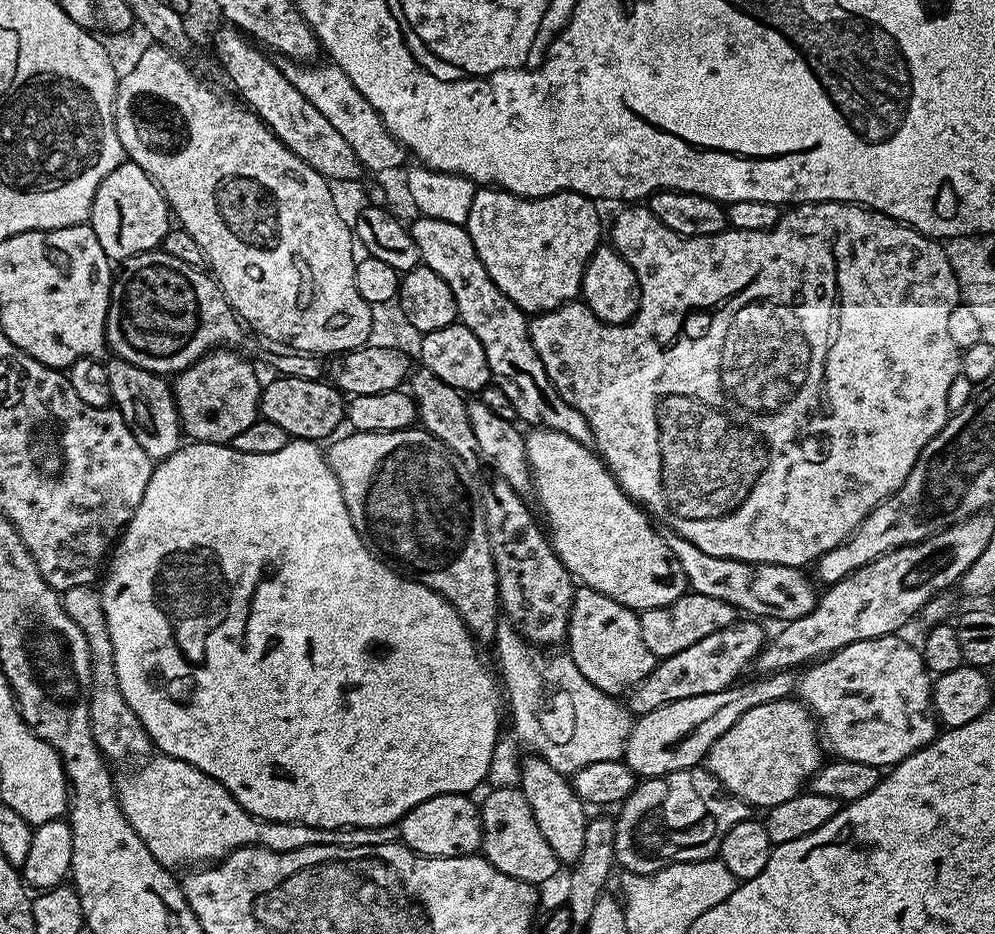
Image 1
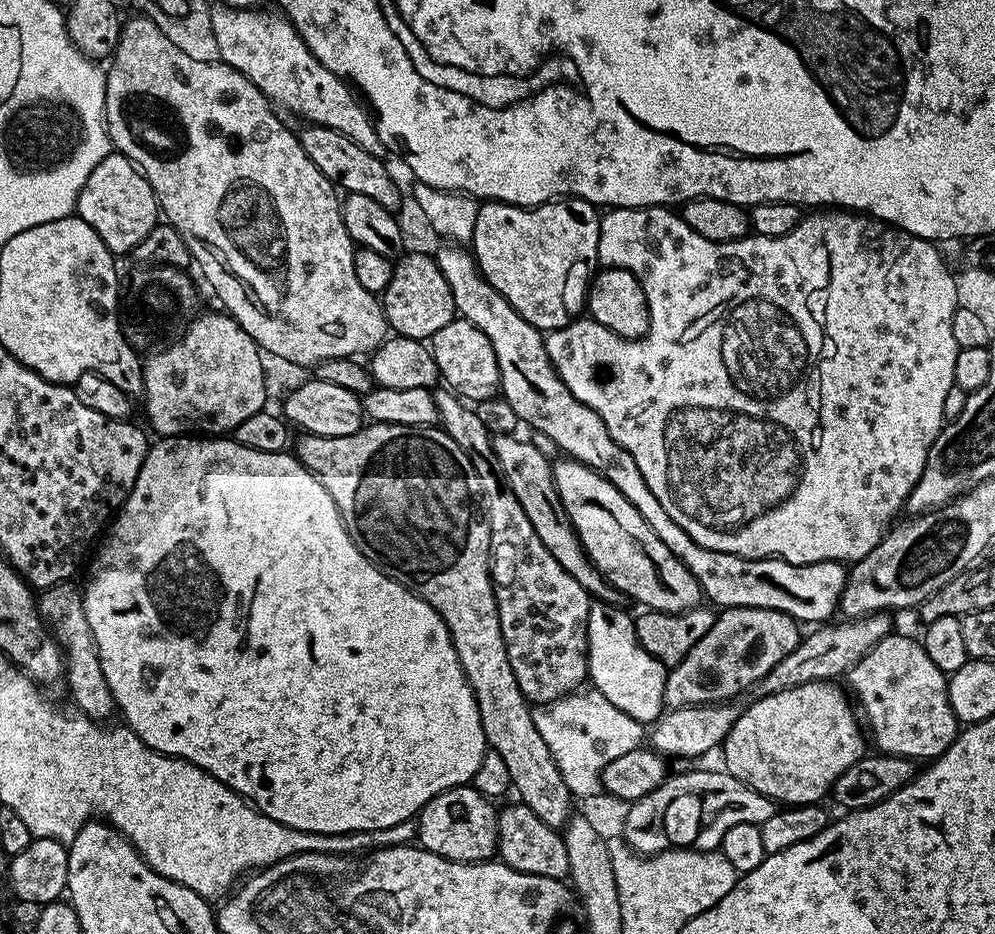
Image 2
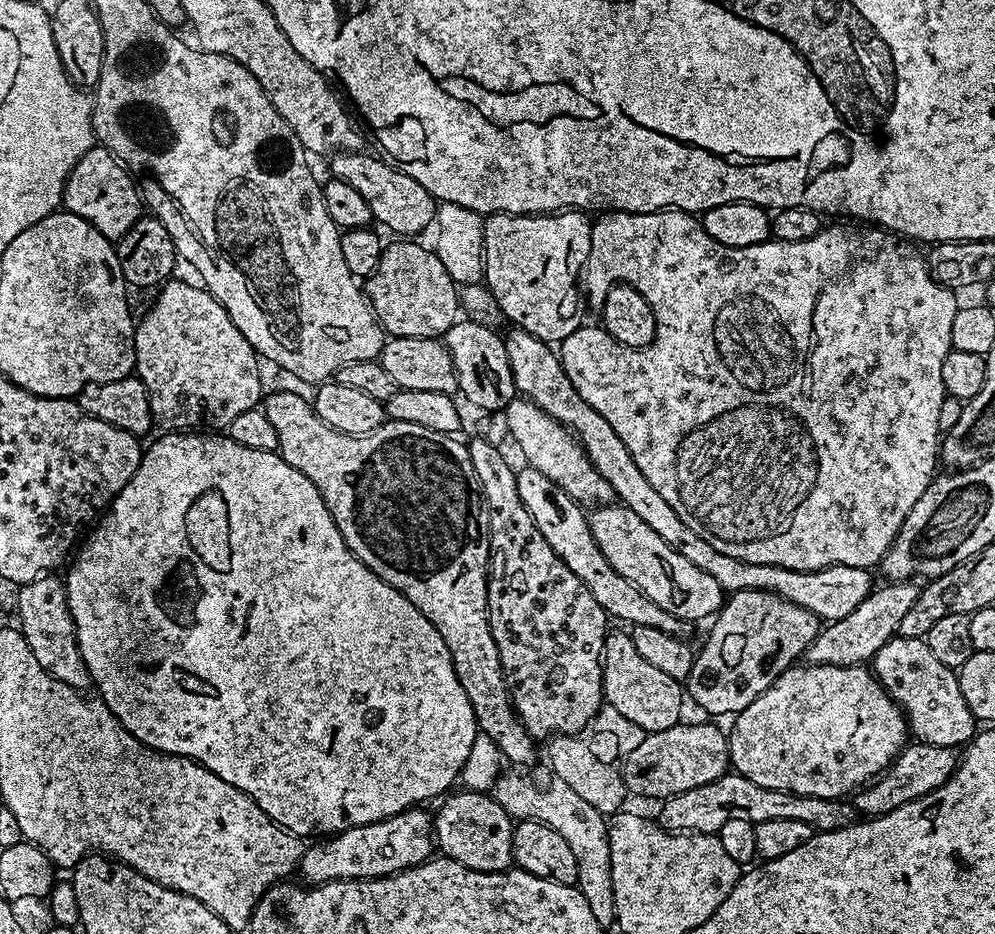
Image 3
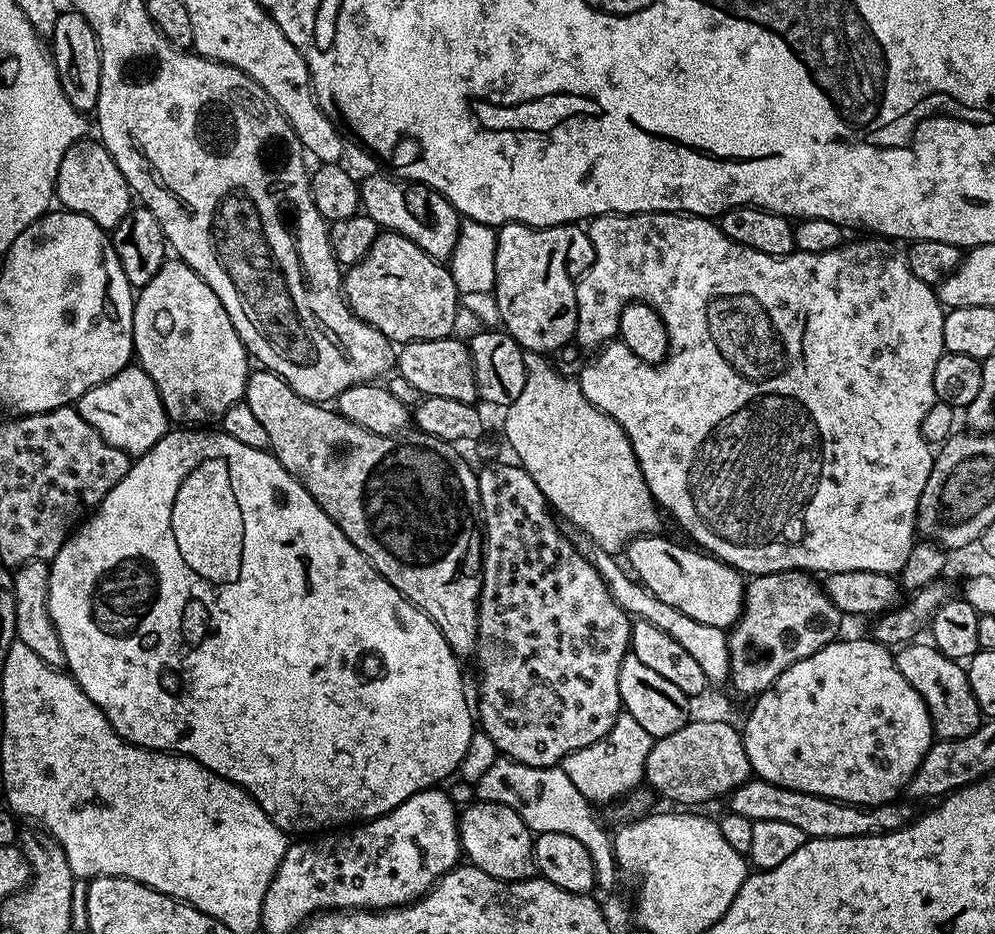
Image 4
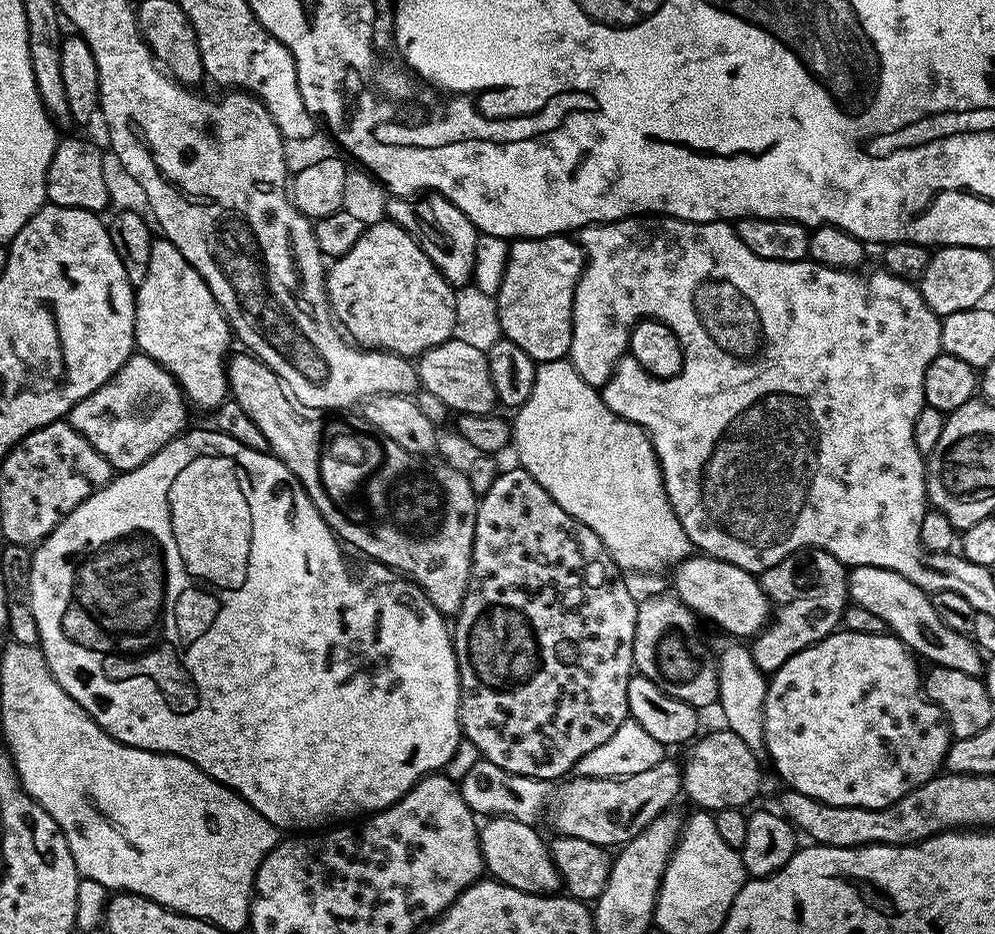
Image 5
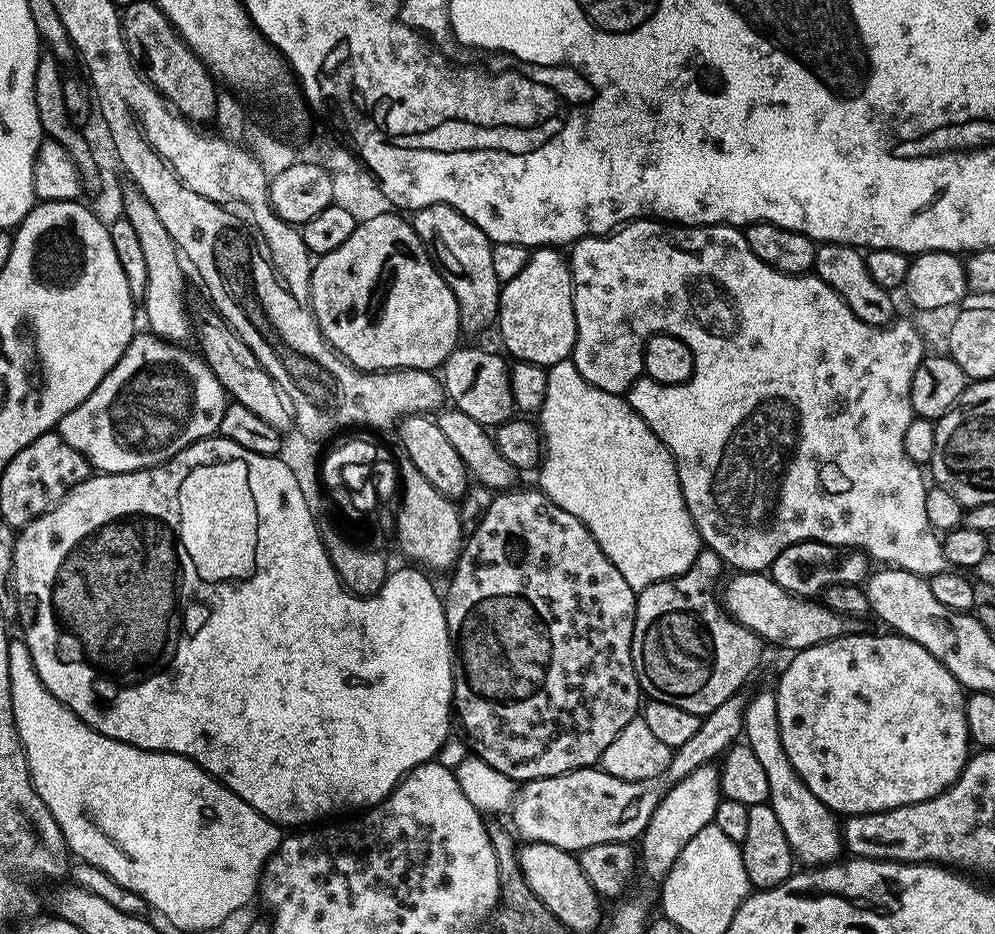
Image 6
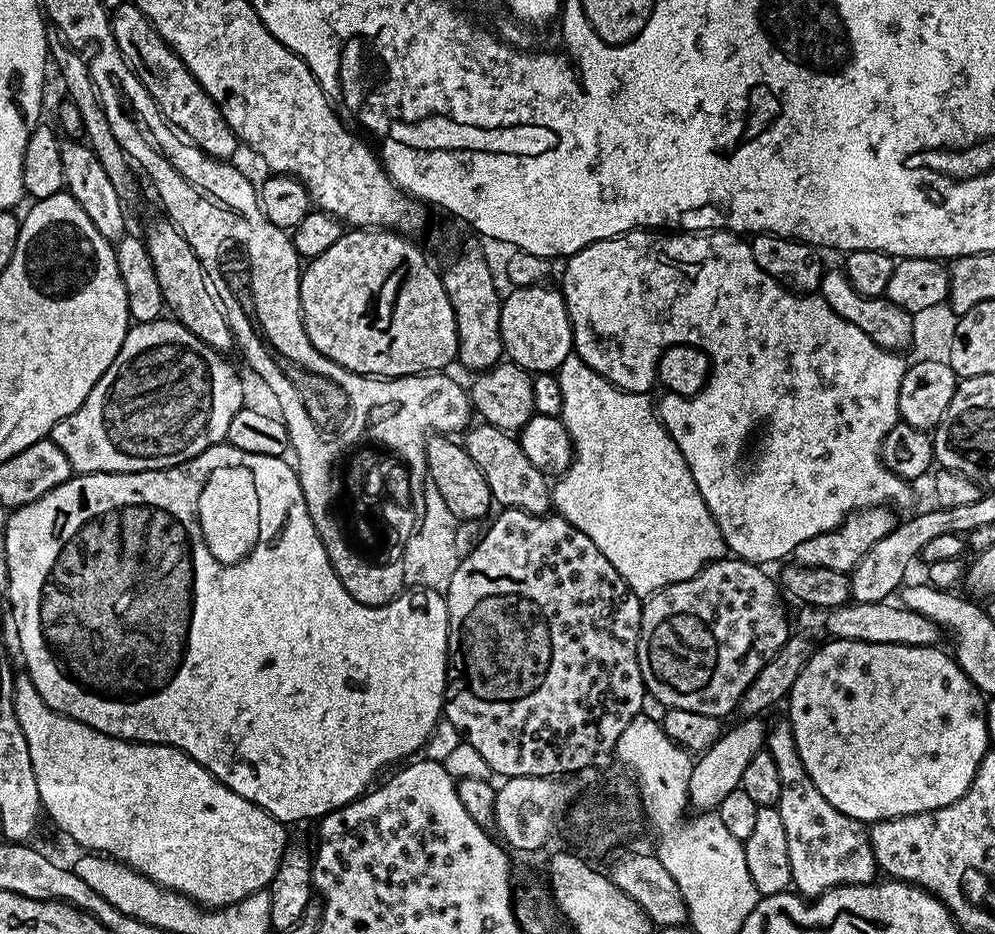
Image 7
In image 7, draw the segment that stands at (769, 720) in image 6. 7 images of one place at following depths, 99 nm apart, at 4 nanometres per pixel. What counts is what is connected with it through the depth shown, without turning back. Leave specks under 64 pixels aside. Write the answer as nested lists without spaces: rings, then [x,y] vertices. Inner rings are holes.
[[[780,718],[776,725],[769,727],[766,732],[766,751],[770,754],[770,758],[774,758],[775,765],[778,766],[778,779],[782,782],[782,794],[780,795],[780,803],[778,805],[782,814],[782,826],[786,826],[786,838],[790,846],[790,866],[792,867],[792,888],[799,895],[805,898],[815,898],[821,896],[823,892],[827,892],[829,888],[836,888],[840,884],[871,884],[877,879],[878,869],[876,867],[876,859],[874,858],[874,850],[868,841],[868,828],[861,821],[851,820],[846,814],[842,814],[834,806],[830,806],[830,802],[826,802],[826,798],[822,798],[822,794],[818,790],[818,786],[814,786],[814,782],[810,778],[810,774],[806,774],[806,766],[802,766],[802,758],[798,754],[798,746],[794,742],[794,734],[792,726],[787,719]]]

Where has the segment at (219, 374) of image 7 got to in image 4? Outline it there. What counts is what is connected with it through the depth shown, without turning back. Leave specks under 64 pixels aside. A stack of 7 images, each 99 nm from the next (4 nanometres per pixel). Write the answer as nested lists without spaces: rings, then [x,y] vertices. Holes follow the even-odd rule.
[[[139,366],[126,367],[101,384],[95,384],[75,401],[74,407],[94,430],[98,430],[98,434],[102,434],[102,438],[106,438],[106,442],[110,442],[110,446],[122,450],[130,458],[149,452],[170,428],[156,383]]]

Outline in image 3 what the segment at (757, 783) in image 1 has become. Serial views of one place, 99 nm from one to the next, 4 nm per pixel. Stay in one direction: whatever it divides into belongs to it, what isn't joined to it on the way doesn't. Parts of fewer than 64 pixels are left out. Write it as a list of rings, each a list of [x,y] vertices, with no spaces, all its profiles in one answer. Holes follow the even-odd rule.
[[[804,662],[799,666],[787,668],[762,695],[754,698],[754,702],[750,702],[750,706],[746,706],[746,710],[735,713],[732,722],[732,732],[730,728],[727,733],[728,758],[735,775],[750,778],[750,782],[758,782],[758,786],[766,786],[770,790],[782,790],[783,792],[793,792],[799,796],[813,796],[814,798],[826,798],[827,800],[839,800],[847,797],[849,794],[863,788],[865,784],[875,780],[880,773],[885,772],[892,765],[892,759],[901,752],[904,745],[909,743],[910,740],[908,720],[905,718],[899,704],[880,684],[880,679],[871,667],[858,664],[854,666],[826,666],[825,664]]]

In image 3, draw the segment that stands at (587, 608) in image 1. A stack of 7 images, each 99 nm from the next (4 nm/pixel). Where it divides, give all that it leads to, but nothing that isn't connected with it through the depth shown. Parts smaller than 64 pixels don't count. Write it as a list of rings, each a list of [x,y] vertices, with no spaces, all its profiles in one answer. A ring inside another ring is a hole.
[[[616,630],[609,631],[604,639],[604,699],[607,707],[630,718],[630,722],[634,722],[645,734],[681,723],[680,711],[684,708],[684,700],[686,704],[681,681],[650,666],[650,662],[638,654],[638,646],[634,646],[631,635],[627,631]]]

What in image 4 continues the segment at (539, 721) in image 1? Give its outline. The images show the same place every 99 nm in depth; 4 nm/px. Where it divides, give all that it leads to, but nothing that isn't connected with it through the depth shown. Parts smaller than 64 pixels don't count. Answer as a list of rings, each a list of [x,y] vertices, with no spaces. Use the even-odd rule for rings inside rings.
[[[622,714],[604,739],[582,750],[574,750],[562,761],[562,767],[566,778],[570,778],[574,786],[578,786],[578,790],[589,802],[596,806],[604,803],[607,805],[641,787],[646,758],[653,743],[653,736],[646,734],[646,729],[633,716]]]

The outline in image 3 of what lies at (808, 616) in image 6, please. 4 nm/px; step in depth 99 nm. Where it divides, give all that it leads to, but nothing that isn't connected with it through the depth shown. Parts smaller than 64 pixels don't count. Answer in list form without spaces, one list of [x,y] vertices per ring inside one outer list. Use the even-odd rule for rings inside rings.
[[[600,506],[595,509],[596,513],[591,513],[590,523],[592,533],[602,550],[606,554],[606,562],[618,570],[622,578],[634,582],[650,602],[658,602],[662,610],[674,614],[680,620],[695,622],[695,620],[707,621],[715,617],[720,611],[725,599],[724,589],[706,574],[706,570],[698,570],[694,562],[689,562],[687,558],[682,558],[678,550],[674,550],[638,514],[634,514],[628,508],[615,506]]]

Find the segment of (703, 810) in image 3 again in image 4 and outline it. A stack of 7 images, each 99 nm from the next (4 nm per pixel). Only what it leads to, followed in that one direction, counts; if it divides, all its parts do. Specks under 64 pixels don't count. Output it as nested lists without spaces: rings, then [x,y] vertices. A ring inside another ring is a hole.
[[[749,778],[742,786],[733,790],[727,797],[727,811],[742,814],[742,818],[761,820],[762,822],[790,822],[802,830],[805,838],[854,838],[855,836],[873,836],[879,832],[893,832],[903,828],[913,819],[913,805],[893,802],[875,806],[843,804],[840,800],[827,800],[824,796],[815,796],[805,792],[795,792],[786,786],[766,782],[759,778]]]

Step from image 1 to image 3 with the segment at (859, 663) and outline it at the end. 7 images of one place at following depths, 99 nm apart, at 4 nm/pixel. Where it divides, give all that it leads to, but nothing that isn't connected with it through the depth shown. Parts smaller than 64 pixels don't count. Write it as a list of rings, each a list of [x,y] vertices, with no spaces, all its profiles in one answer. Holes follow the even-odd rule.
[[[899,634],[893,636],[886,642],[886,646],[882,646],[882,650],[878,650],[878,654],[872,657],[870,667],[880,679],[880,684],[899,704],[908,720],[909,733],[919,743],[959,749],[961,746],[967,745],[968,741],[976,735],[978,722],[970,714],[970,706],[966,706],[966,698],[962,698],[959,675],[950,666],[942,666],[942,662],[938,662],[938,658],[934,658],[930,646],[923,639],[906,638]]]

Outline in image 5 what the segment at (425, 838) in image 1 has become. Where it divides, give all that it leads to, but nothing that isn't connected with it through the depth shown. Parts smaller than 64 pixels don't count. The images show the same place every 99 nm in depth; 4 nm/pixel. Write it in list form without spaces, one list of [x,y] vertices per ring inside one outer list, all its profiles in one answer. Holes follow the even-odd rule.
[[[493,816],[483,821],[479,829],[480,849],[484,855],[484,867],[491,879],[499,880],[500,883],[510,886],[514,890],[533,892],[539,896],[556,894],[561,891],[560,875],[556,869],[556,863],[552,860],[552,849],[542,837],[536,833],[537,829],[526,822],[518,822],[512,816]]]

